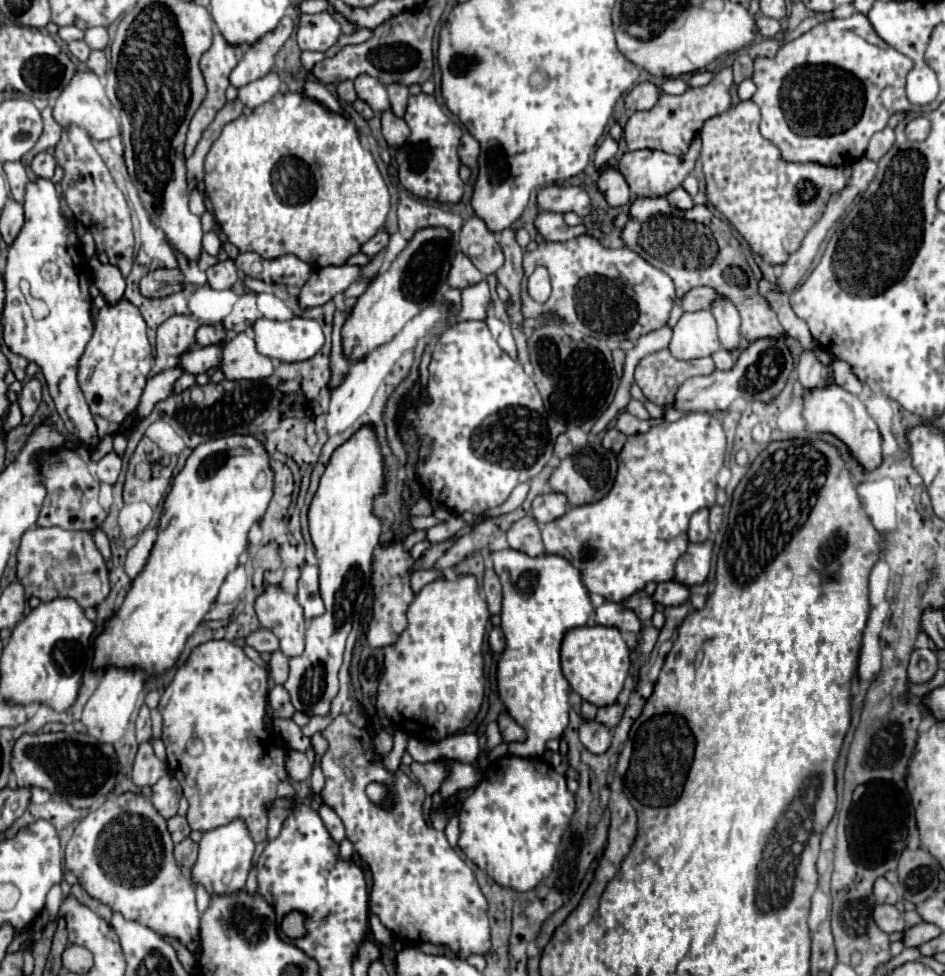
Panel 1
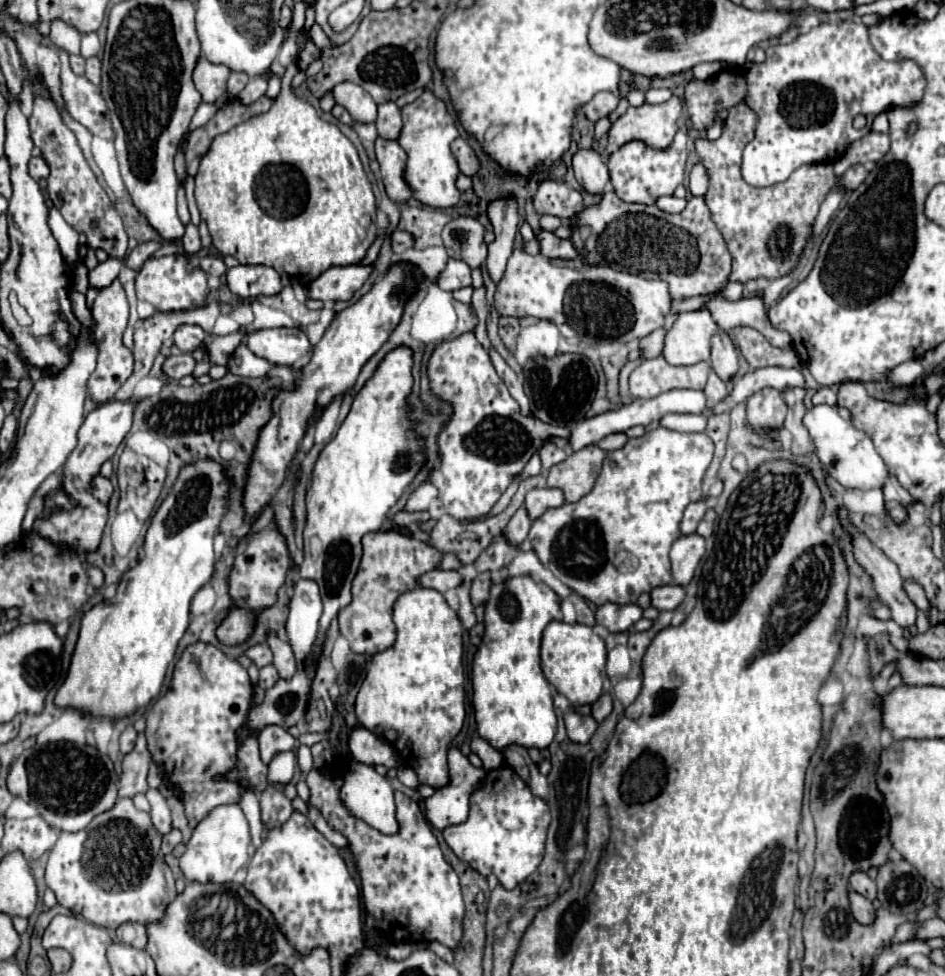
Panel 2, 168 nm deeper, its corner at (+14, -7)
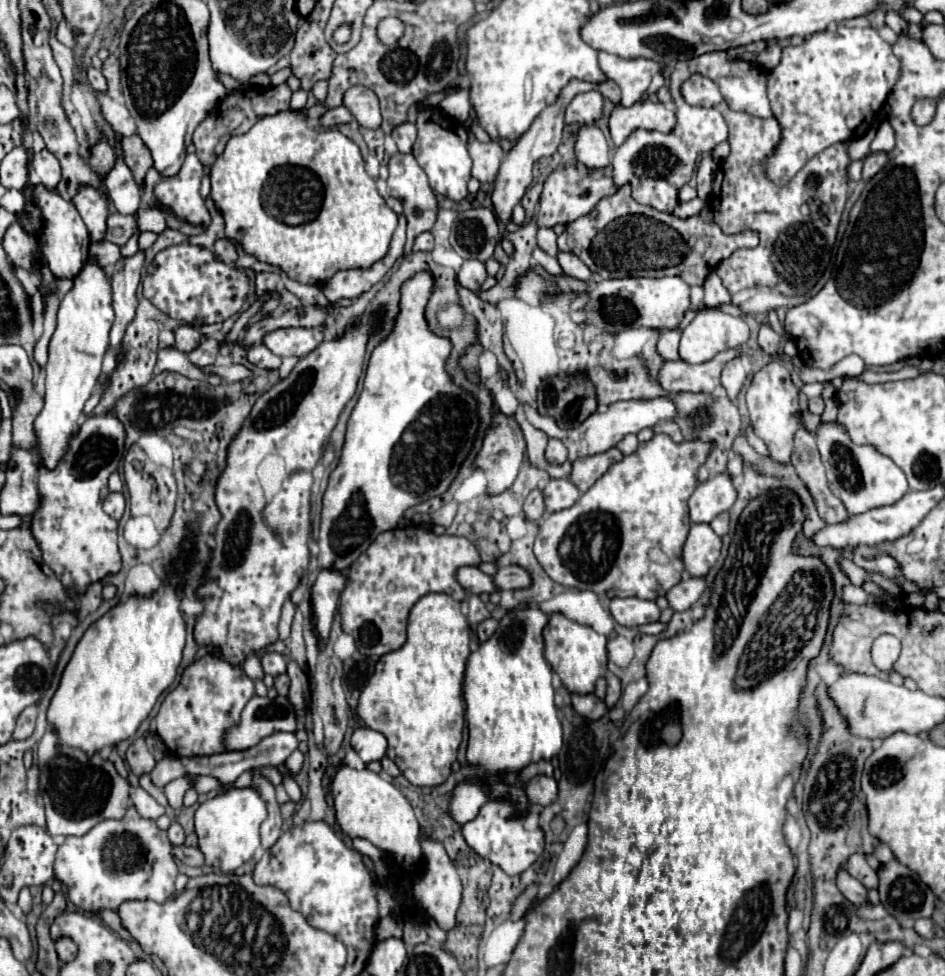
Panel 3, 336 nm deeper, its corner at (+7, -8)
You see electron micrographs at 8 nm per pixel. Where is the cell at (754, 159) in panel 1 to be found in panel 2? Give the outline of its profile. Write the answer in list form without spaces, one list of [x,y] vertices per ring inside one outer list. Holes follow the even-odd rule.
[[[737,103],[729,109],[723,133],[717,141],[699,139],[695,143],[695,153],[709,175],[709,189],[703,199],[711,211],[713,223],[729,247],[729,253],[733,255],[733,271],[729,279],[741,283],[759,277],[777,279],[799,265],[805,239],[819,213],[819,205],[835,185],[831,163],[803,165],[787,181],[765,189],[745,183],[741,177],[743,129],[755,129],[755,123],[755,113],[745,103]]]

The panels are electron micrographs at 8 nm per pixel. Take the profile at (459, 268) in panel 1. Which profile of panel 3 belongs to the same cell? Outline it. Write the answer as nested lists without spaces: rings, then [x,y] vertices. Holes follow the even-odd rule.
[[[466,260],[458,272],[458,282],[474,292],[480,290],[482,282],[486,280],[486,266],[480,260]]]

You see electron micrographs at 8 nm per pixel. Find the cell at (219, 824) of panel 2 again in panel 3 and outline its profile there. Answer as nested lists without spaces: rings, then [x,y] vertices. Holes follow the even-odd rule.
[[[230,786],[218,796],[200,804],[200,808],[196,810],[196,834],[198,848],[204,852],[206,864],[224,874],[232,874],[236,868],[248,862],[260,848],[260,824],[266,820],[266,816],[266,802],[252,786]]]

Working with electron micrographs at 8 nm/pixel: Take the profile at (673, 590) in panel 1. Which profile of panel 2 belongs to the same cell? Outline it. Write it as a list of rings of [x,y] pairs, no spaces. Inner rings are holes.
[[[663,585],[663,587],[655,587],[651,591],[651,607],[659,609],[659,611],[675,611],[681,601],[685,597],[685,589],[681,585]]]

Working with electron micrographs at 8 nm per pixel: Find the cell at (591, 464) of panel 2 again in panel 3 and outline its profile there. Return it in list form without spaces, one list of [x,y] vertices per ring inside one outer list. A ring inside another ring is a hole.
[[[610,448],[608,452],[574,460],[570,480],[580,488],[580,492],[586,492],[618,460],[622,460],[622,452],[618,448]]]

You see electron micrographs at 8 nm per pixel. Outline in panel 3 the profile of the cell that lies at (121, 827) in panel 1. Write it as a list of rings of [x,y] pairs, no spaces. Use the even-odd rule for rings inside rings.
[[[134,806],[128,808],[126,816],[122,820],[102,820],[96,824],[88,834],[84,836],[68,836],[66,842],[58,848],[56,862],[54,862],[54,872],[56,878],[66,886],[68,900],[90,914],[96,914],[100,908],[110,908],[118,910],[118,906],[126,900],[154,900],[154,902],[164,902],[170,896],[174,896],[174,880],[176,874],[152,874],[154,872],[154,862],[162,856],[170,856],[172,844],[168,840],[168,834],[164,830],[156,828],[154,820],[142,818]]]

